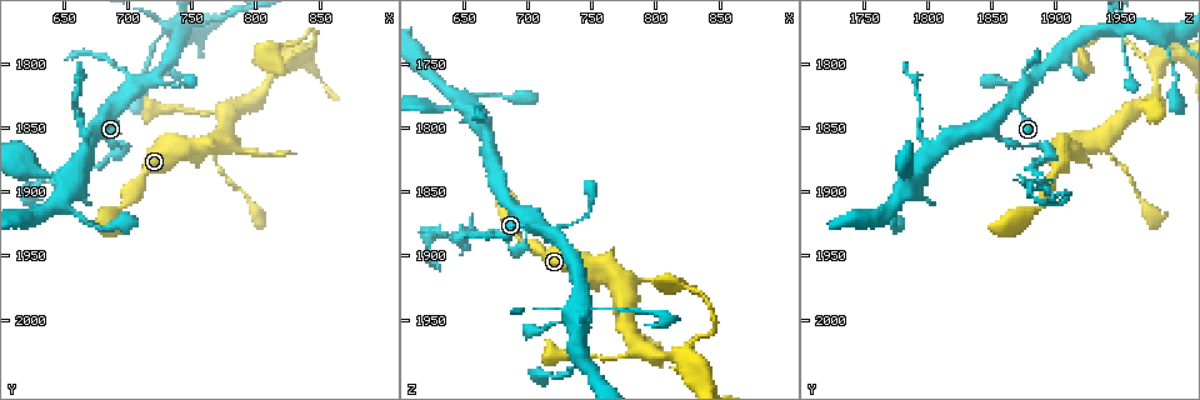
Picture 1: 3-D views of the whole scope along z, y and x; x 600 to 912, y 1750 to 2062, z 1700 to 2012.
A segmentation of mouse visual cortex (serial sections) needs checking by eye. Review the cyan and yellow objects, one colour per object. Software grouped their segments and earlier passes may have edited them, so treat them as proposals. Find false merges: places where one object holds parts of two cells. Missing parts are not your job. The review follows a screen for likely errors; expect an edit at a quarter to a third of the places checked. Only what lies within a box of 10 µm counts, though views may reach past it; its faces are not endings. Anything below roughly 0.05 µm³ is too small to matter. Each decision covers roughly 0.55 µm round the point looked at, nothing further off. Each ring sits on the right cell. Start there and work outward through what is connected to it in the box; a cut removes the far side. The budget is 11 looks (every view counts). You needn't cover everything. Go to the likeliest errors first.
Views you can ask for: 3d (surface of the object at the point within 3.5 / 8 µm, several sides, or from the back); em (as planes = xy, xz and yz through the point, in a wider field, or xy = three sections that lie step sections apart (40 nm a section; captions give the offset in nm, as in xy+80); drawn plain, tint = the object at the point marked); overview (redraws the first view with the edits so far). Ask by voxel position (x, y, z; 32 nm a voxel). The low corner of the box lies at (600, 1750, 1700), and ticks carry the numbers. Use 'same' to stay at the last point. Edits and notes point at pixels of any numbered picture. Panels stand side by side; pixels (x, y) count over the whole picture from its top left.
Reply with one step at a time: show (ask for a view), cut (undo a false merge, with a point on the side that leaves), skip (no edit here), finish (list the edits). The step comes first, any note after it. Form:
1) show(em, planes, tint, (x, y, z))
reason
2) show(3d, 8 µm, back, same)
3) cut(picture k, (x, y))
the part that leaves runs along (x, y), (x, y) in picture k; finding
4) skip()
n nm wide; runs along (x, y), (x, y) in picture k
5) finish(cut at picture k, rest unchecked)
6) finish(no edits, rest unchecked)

show(3d, 3.5 µm, (642, 1894, 1888))
sharp bend

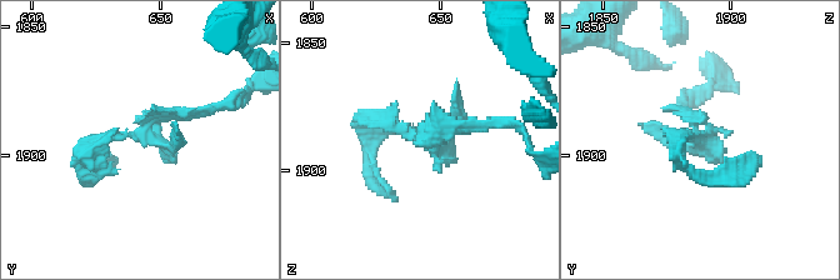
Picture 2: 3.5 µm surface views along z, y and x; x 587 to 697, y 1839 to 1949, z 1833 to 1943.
show(em, planes, tint, (641, 1892, 1885))
need the tissue

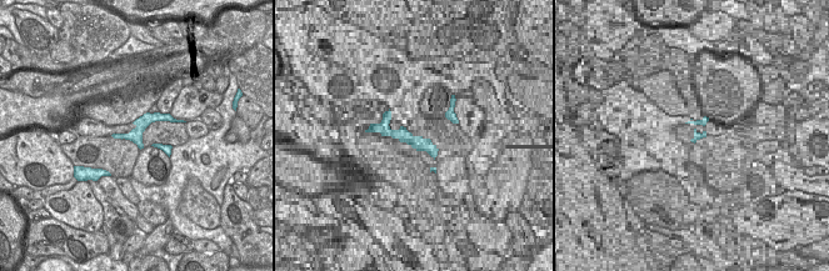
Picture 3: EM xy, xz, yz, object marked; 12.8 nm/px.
skip()
180 nm wide; runs along (203, 110), (110, 134), (91, 176) in picture 2; continuous, no second cell

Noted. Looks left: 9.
show(3d, 8 µm, back, (742, 1774, 1948))
thin arm on a thick one

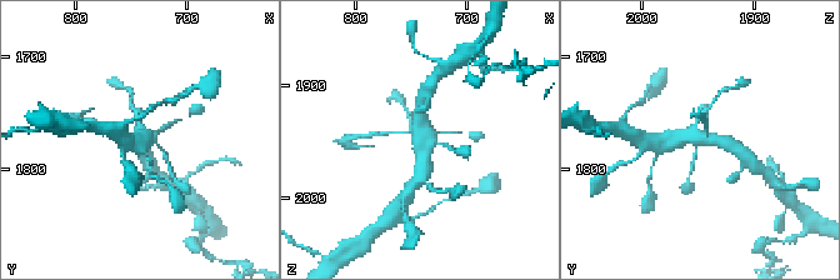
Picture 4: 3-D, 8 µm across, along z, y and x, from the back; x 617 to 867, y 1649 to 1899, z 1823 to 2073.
show(3d, 3.5 µm, same)

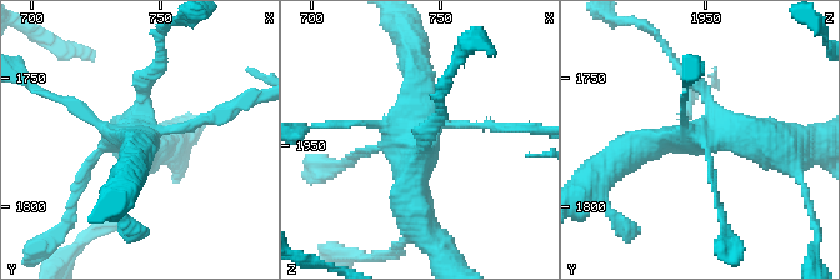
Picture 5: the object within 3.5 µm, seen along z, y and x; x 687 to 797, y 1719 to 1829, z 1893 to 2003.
show(em, xy, step 1, tint, (740, 1772, 1949))

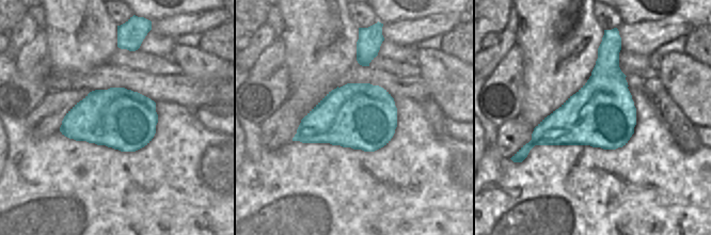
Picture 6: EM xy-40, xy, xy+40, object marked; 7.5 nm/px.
skip()
one cell here

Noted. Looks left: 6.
show(em, planes, tint, (786, 1832, 1970))
arms part here

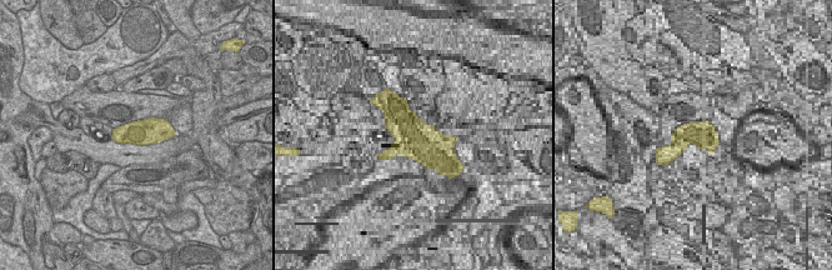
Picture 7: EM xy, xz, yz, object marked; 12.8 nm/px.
show(3d, 3.5 µm, same)

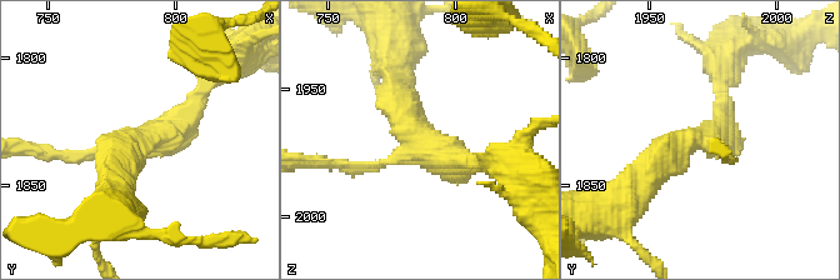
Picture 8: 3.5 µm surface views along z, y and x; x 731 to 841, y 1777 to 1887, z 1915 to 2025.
skip()
arms of 100, 300, 400 nm; one cell here

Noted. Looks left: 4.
show(3d, 3.5 µm, back, (824, 1784, 1924))
abrupt turn

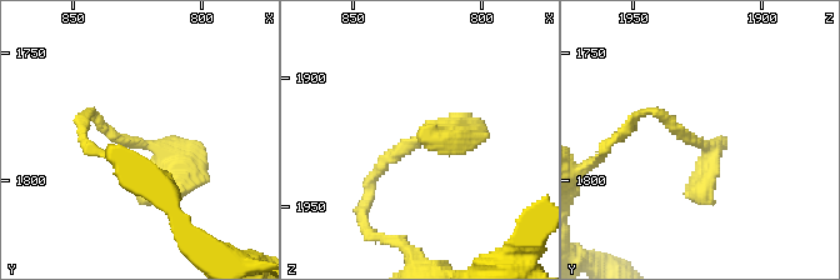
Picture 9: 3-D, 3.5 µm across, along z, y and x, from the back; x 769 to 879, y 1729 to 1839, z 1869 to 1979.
show(em, xy, step 3, tint, (822, 1786, 1925))
need the tissue

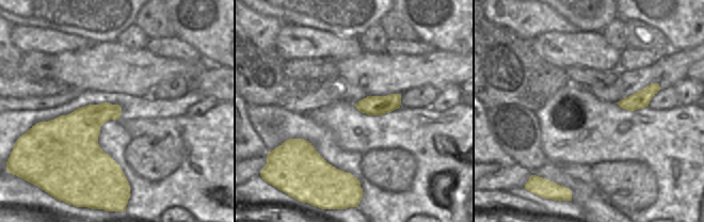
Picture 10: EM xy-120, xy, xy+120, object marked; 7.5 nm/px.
skip()
runs along (89, 111), (170, 165), (143, 196) in picture 9; one cell here

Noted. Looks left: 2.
finish(no edits, rest unchecked)

